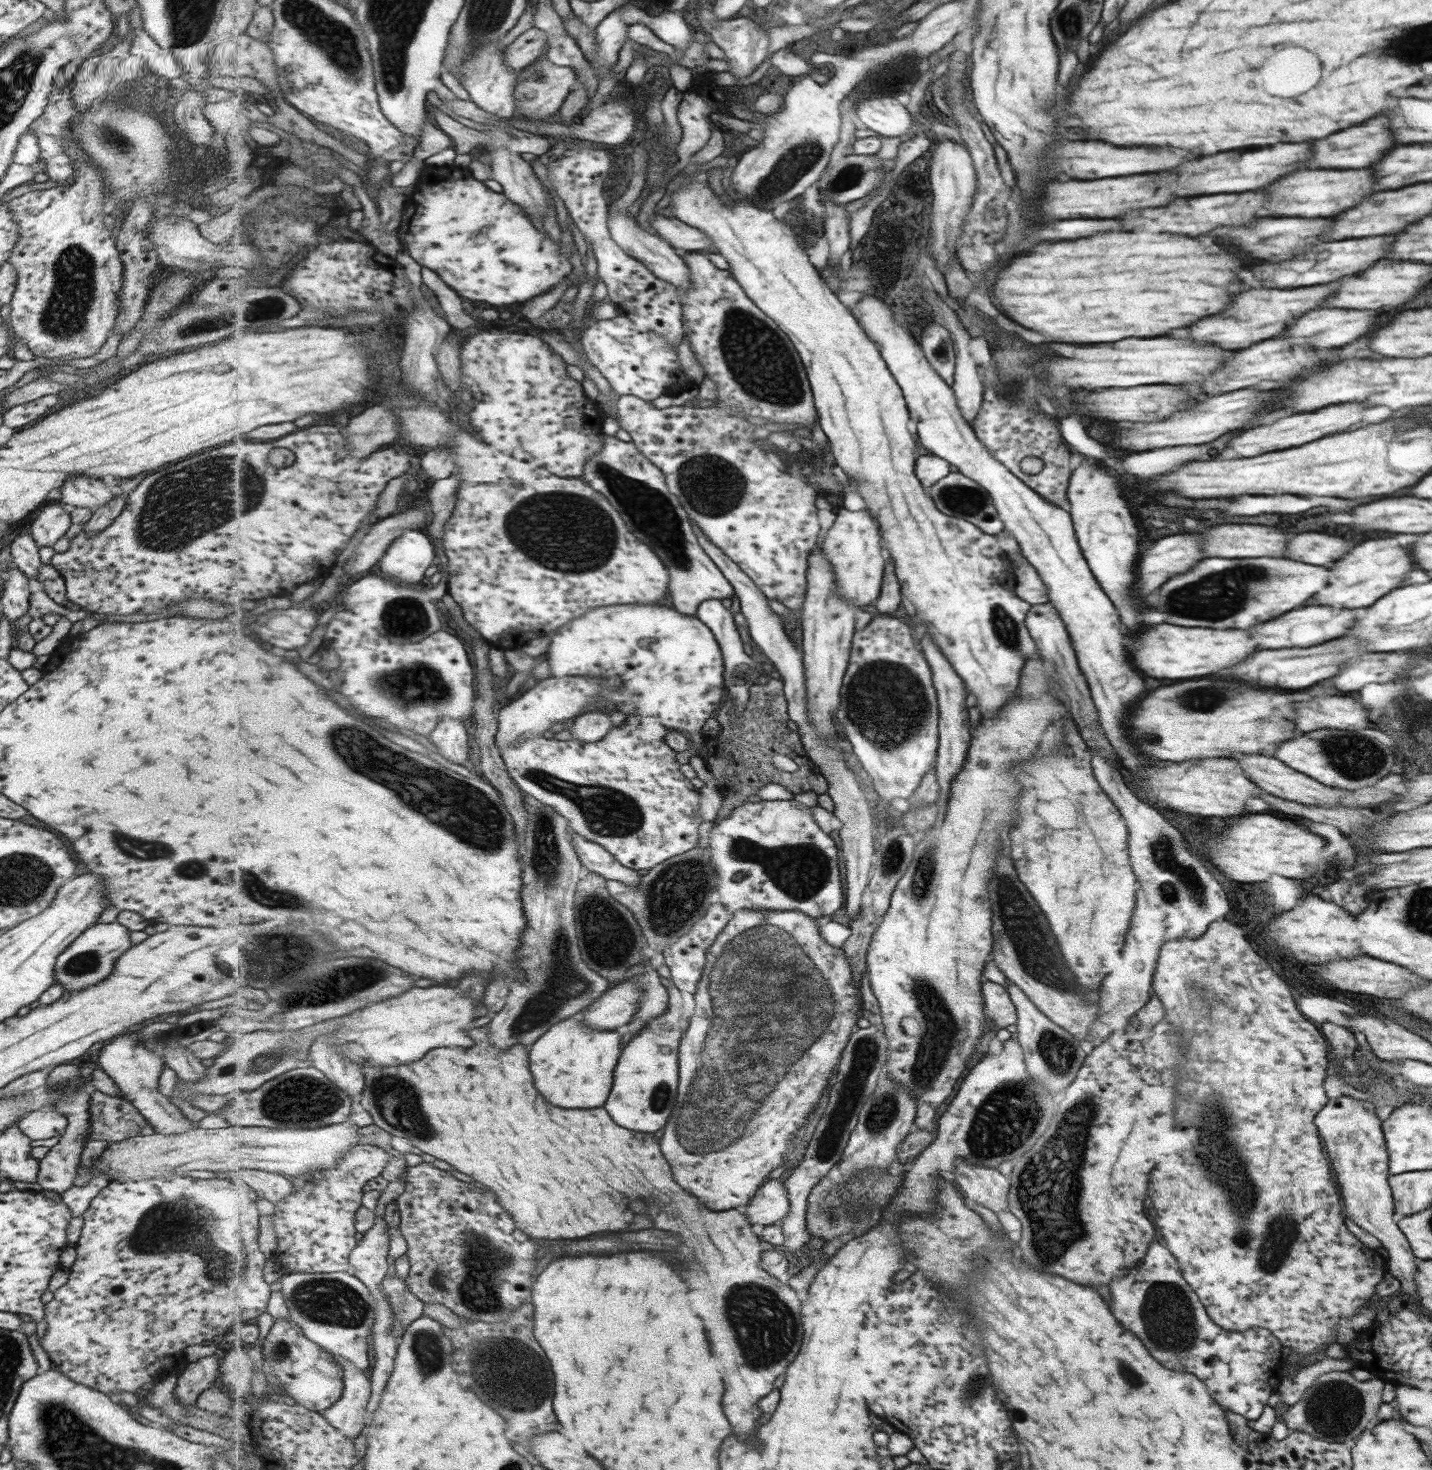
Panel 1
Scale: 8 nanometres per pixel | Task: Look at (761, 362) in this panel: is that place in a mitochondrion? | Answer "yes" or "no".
yes

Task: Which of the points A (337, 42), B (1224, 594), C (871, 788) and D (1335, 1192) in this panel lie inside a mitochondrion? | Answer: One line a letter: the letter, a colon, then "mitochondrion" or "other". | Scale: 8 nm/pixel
A: mitochondrion
B: mitochondrion
C: other
D: other

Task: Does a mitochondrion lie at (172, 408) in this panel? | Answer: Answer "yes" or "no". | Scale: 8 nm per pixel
no

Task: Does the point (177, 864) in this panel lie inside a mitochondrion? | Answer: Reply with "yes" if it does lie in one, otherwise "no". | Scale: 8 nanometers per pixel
yes

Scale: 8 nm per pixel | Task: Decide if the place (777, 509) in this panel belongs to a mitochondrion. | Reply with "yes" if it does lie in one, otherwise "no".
no

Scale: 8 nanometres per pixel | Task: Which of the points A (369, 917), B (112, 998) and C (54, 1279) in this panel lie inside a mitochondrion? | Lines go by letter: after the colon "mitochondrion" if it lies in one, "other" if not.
A: other
B: other
C: other

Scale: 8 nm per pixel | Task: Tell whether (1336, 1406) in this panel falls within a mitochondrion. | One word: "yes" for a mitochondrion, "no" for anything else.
yes

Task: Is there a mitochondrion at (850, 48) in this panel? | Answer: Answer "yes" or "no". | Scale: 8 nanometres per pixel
no

